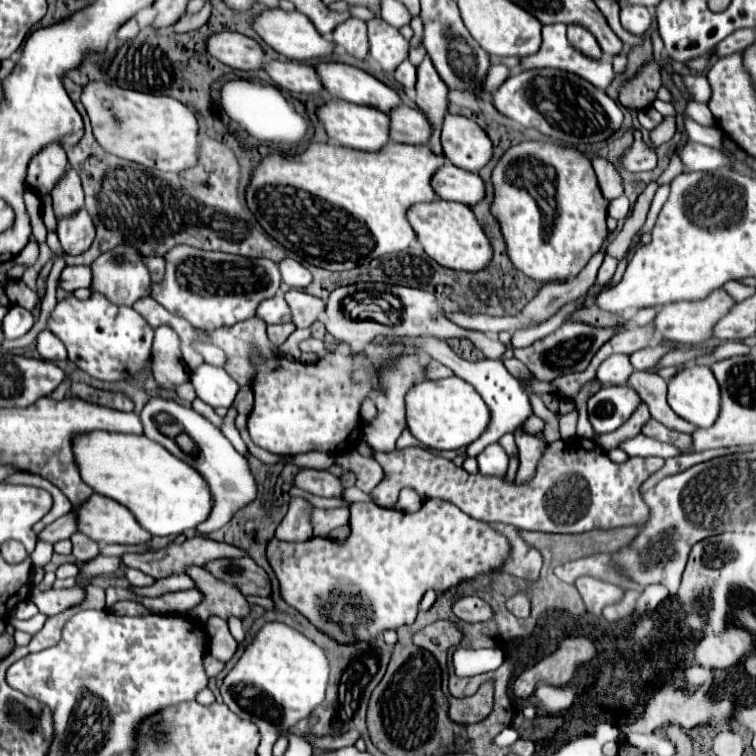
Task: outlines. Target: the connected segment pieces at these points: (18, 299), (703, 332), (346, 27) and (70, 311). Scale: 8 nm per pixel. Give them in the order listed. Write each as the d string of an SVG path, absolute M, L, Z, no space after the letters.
M21 280L11 282L11 286L7 288L7 292L9 292L9 298L11 298L13 304L19 304L19 306L23 306L29 312L33 312L39 306L39 302L41 302L39 296L37 296L37 292L33 292L31 288L27 288Z
M721 288L721 290L713 290L713 294L709 294L709 298L703 298L701 302L673 302L673 304L665 304L653 326L655 330L663 336L663 340L675 342L675 344L701 344L705 340L711 338L713 334L713 326L717 324L719 318L723 318L731 308L735 306L735 300Z
M347 18L333 30L333 40L343 46L351 56L363 60L367 56L367 26L359 18Z
M93 292L89 300L77 300L69 294L65 300L57 302L47 328L61 338L69 352L69 360L95 380L127 380L151 362L153 328L133 308L115 306L99 292Z

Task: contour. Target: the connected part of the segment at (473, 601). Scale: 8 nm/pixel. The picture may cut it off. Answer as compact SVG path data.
M473 596L457 600L453 604L453 612L459 620L465 620L465 622L487 622L493 618L493 608L485 600L473 598Z

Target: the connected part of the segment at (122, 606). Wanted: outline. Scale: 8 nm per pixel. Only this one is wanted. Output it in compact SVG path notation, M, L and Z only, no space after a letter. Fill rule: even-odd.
M127 600L113 604L109 608L109 612L117 614L117 616L145 616L145 614L151 614L151 612L147 612L145 606L141 606L137 602L127 602Z

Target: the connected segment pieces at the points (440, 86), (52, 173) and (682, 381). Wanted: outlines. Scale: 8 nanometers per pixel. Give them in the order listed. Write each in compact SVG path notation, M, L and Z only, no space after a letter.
M425 56L423 62L417 68L417 98L415 98L415 104L425 114L429 124L433 126L433 134L427 142L427 146L433 150L433 154L443 154L439 134L441 134L443 118L445 118L447 106L449 106L447 94L449 94L449 88L445 86L445 82L441 82L431 58Z
M49 144L43 148L29 164L27 168L27 188L41 200L53 192L53 182L61 178L69 170L67 166L67 154L61 144Z
M689 364L669 380L667 402L671 410L695 424L709 428L721 410L719 384L709 366Z

